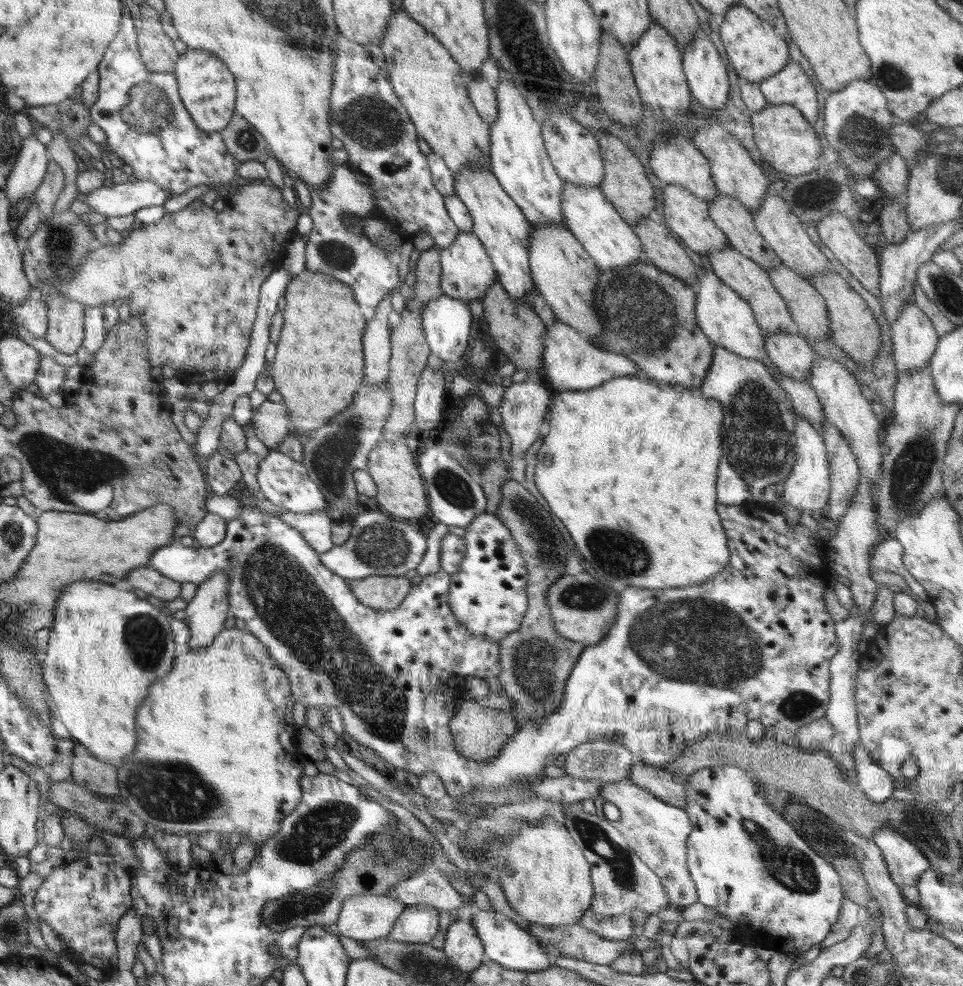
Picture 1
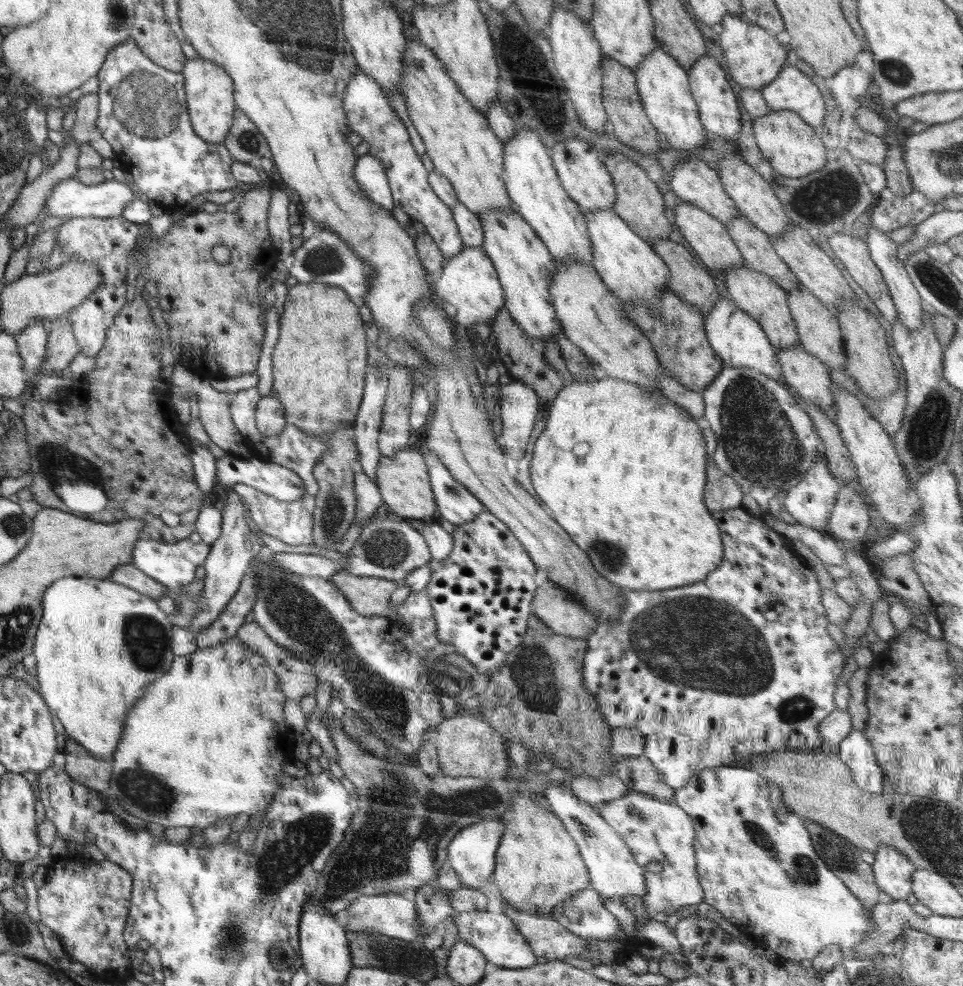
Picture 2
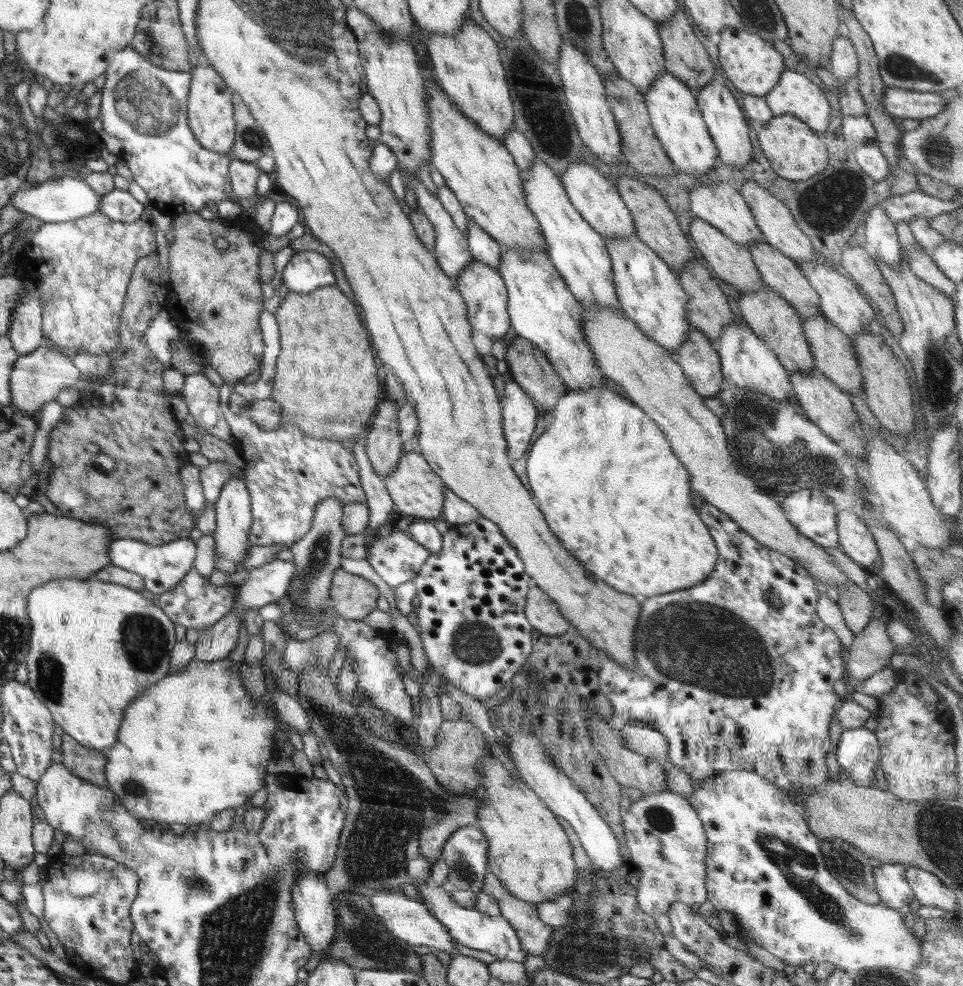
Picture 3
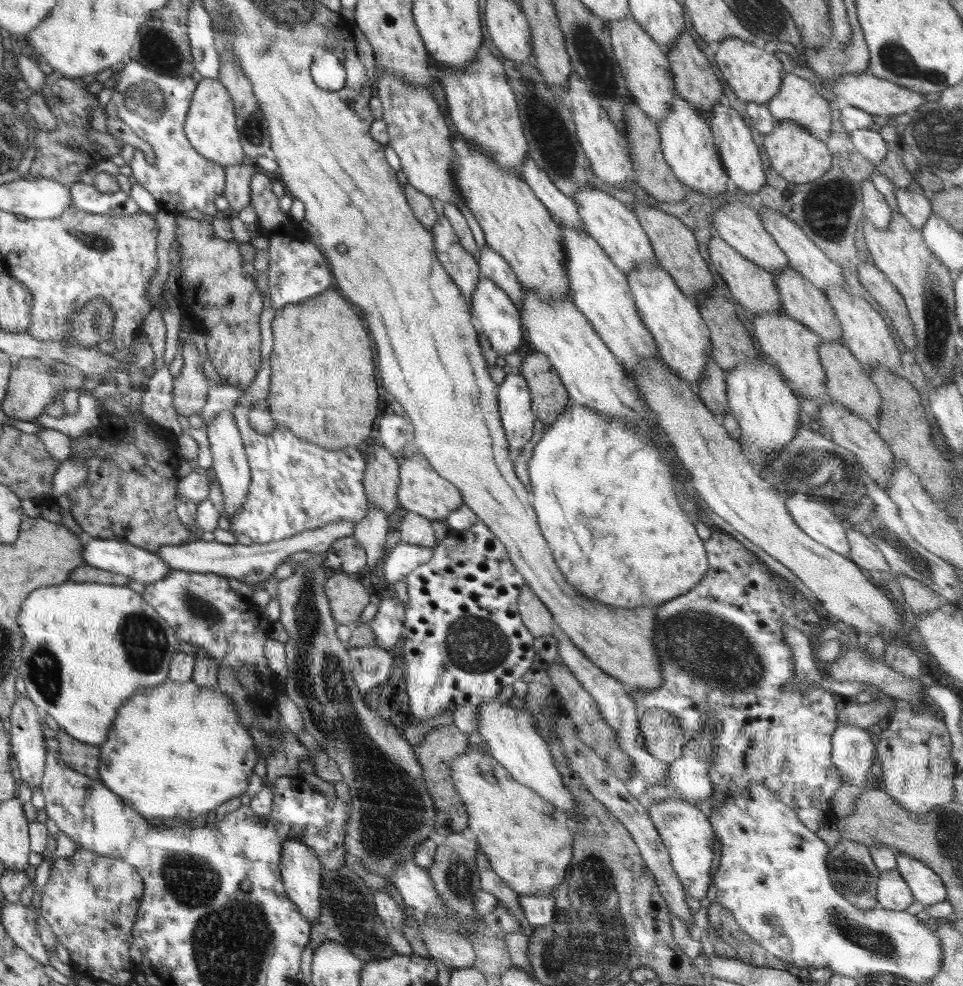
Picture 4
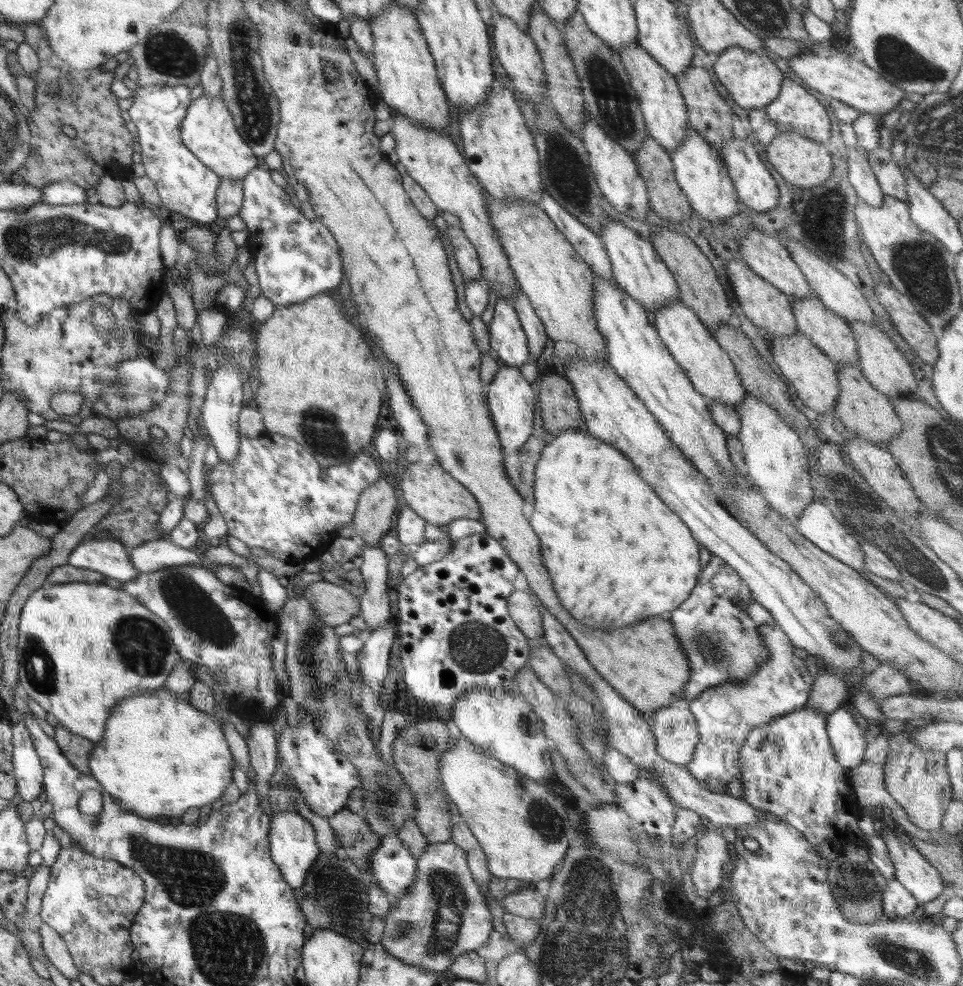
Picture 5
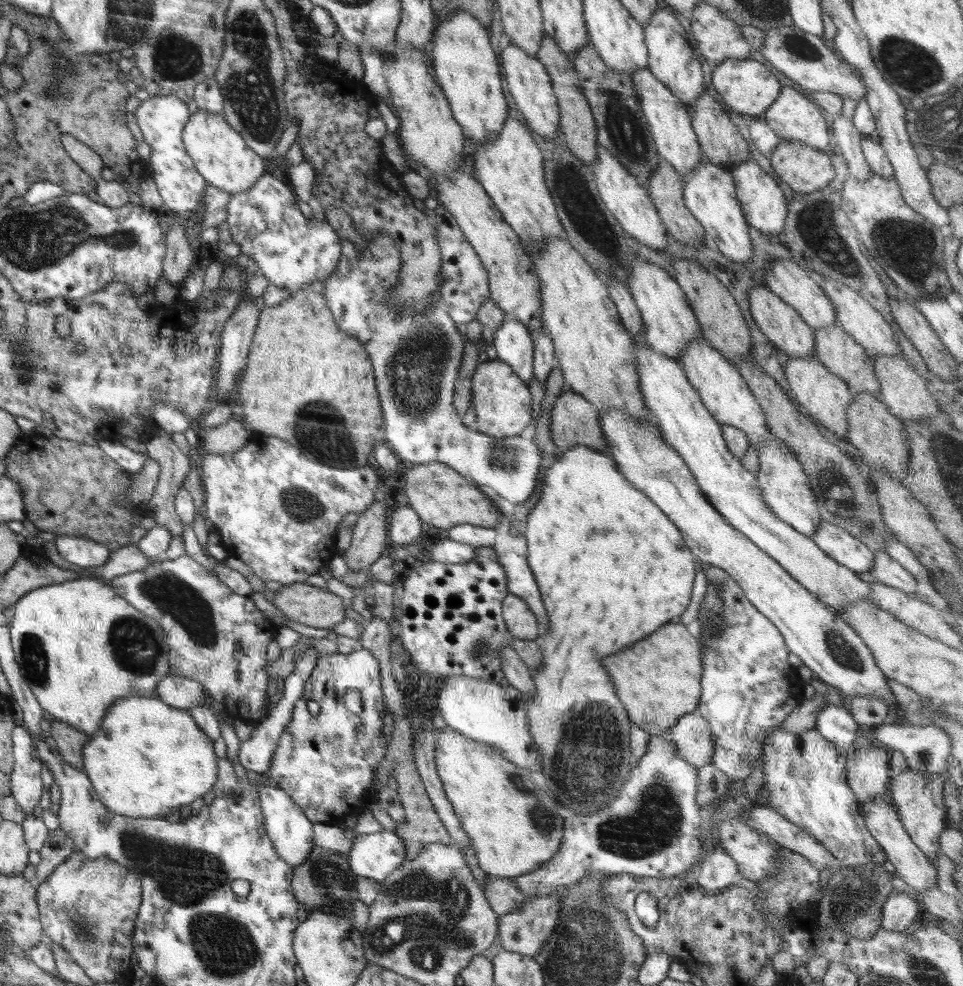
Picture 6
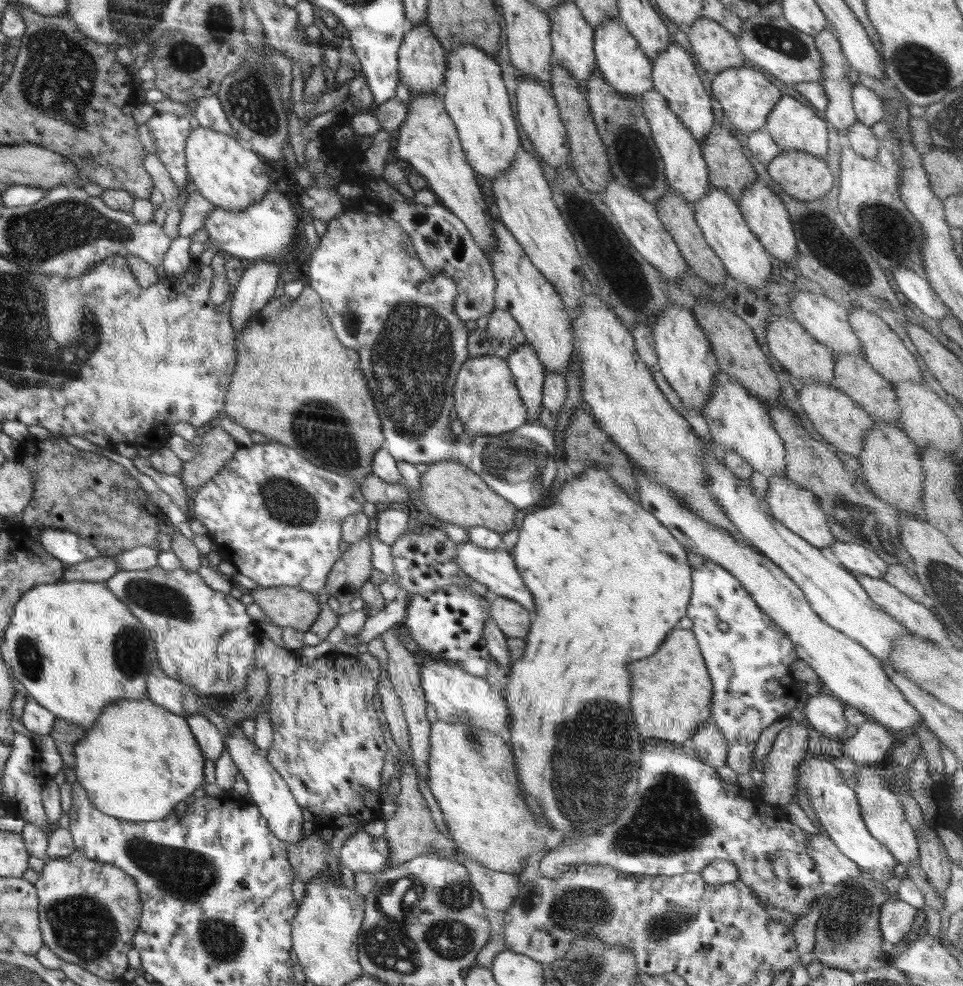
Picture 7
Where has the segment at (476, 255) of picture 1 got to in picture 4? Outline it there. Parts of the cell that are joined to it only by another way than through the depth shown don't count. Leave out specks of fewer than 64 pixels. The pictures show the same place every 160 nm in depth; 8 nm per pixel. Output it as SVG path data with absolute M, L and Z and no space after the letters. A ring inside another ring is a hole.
M480 276L470 306L478 314L478 320L482 324L482 332L488 337L492 350L498 355L516 354L524 342L524 332L521 327L520 312L506 292L502 288L498 288L498 285L490 278Z

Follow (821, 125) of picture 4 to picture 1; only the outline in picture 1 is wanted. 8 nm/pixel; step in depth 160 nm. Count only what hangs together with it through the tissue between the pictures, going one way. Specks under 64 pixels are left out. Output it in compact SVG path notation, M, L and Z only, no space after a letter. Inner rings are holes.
M788 62L782 71L762 81L759 88L769 105L791 105L808 123L818 121L816 88L799 64Z

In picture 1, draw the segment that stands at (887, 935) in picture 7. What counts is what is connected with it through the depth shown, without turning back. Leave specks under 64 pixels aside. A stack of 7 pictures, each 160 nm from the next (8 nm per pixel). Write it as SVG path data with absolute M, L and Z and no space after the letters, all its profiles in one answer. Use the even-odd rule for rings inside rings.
M884 824L873 835L884 862L888 864L890 878L901 889L903 886L915 886L919 876L930 869L928 859L916 849L910 840L899 834L894 825Z

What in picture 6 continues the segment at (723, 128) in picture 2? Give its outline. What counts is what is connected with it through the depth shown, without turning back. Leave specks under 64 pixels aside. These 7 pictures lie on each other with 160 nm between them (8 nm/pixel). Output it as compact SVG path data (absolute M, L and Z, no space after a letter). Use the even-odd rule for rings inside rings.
M751 157L738 166L730 166L730 172L735 184L735 195L741 204L747 225L764 234L782 232L787 216L787 204L785 194L774 178L761 169L756 160L752 160Z

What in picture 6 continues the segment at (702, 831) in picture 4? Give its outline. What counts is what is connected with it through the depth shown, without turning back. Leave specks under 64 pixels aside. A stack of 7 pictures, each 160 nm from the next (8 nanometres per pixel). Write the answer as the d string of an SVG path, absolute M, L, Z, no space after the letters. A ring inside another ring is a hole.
M721 847L708 852L697 868L697 883L705 895L715 895L736 883L739 868L734 859Z

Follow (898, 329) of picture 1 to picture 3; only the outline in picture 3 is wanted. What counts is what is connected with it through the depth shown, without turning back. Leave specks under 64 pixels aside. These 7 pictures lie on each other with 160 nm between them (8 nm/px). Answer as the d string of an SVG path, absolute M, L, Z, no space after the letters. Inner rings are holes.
M882 202L876 203L867 213L864 223L863 244L869 248L874 260L882 259L891 267L899 267L902 246L895 225L886 216Z

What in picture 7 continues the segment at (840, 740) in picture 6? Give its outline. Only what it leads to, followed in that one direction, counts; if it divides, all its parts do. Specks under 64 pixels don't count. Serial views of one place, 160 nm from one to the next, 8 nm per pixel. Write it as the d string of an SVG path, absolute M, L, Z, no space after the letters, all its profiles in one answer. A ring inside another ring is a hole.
M827 691L817 696L808 696L803 712L810 725L818 732L830 737L844 738L847 719L844 716L846 705Z

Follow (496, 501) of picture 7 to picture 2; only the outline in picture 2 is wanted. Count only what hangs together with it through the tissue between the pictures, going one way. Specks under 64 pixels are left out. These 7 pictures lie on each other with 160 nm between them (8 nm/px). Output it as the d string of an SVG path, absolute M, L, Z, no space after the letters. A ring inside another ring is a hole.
M410 448L400 449L394 456L381 456L378 461L376 478L383 502L399 516L411 519L430 518L437 511L431 489L425 452Z

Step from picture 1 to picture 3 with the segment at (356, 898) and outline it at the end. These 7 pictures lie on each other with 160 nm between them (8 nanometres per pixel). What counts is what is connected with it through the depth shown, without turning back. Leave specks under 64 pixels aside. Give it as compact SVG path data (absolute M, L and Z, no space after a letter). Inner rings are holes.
M400 889L378 892L378 894L373 894L370 900L375 914L383 920L383 923L390 929L390 932L394 933L394 936L405 940L413 946L429 946L431 950L442 950L442 952L450 954L451 958L458 954L449 930L434 918L434 915L427 909L426 905L412 900Z

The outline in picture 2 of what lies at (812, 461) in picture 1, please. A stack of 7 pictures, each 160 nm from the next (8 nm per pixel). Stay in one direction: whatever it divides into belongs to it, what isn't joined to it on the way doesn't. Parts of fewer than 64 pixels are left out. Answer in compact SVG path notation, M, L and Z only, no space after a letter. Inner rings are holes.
M817 456L804 478L783 493L782 508L800 524L827 533L839 485L827 467L826 456Z

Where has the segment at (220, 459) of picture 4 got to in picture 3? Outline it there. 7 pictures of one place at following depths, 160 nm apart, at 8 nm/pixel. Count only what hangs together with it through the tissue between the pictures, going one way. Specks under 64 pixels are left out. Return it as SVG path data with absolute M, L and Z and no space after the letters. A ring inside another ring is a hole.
M232 477L228 479L228 482L223 484L221 493L219 497L212 504L216 511L217 525L215 531L213 532L213 536L215 538L215 558L214 558L214 568L219 571L230 575L235 574L239 571L240 566L242 566L242 562L246 560L246 556L248 556L248 549L252 546L249 541L249 528L253 521L253 516L251 514L251 498L246 488L246 482L244 477Z

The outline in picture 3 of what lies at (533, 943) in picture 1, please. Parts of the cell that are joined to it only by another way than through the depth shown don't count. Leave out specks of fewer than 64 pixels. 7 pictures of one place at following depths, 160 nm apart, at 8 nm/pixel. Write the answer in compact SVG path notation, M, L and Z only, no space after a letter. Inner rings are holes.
M426 882L416 884L419 887L420 898L427 909L448 930L452 937L468 948L484 950L496 956L497 960L523 962L527 952L521 949L521 942L514 927L502 916L490 916L478 912L476 908L466 908L454 902L444 886L427 885Z

